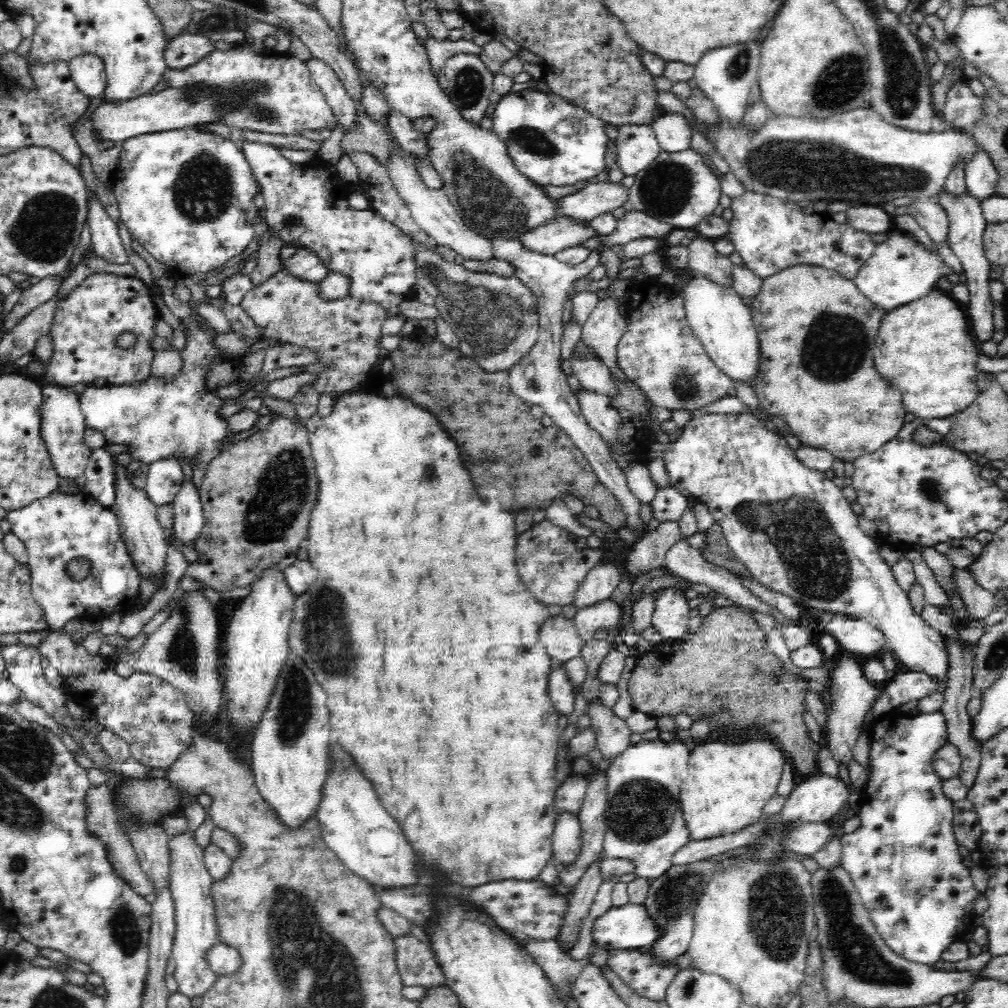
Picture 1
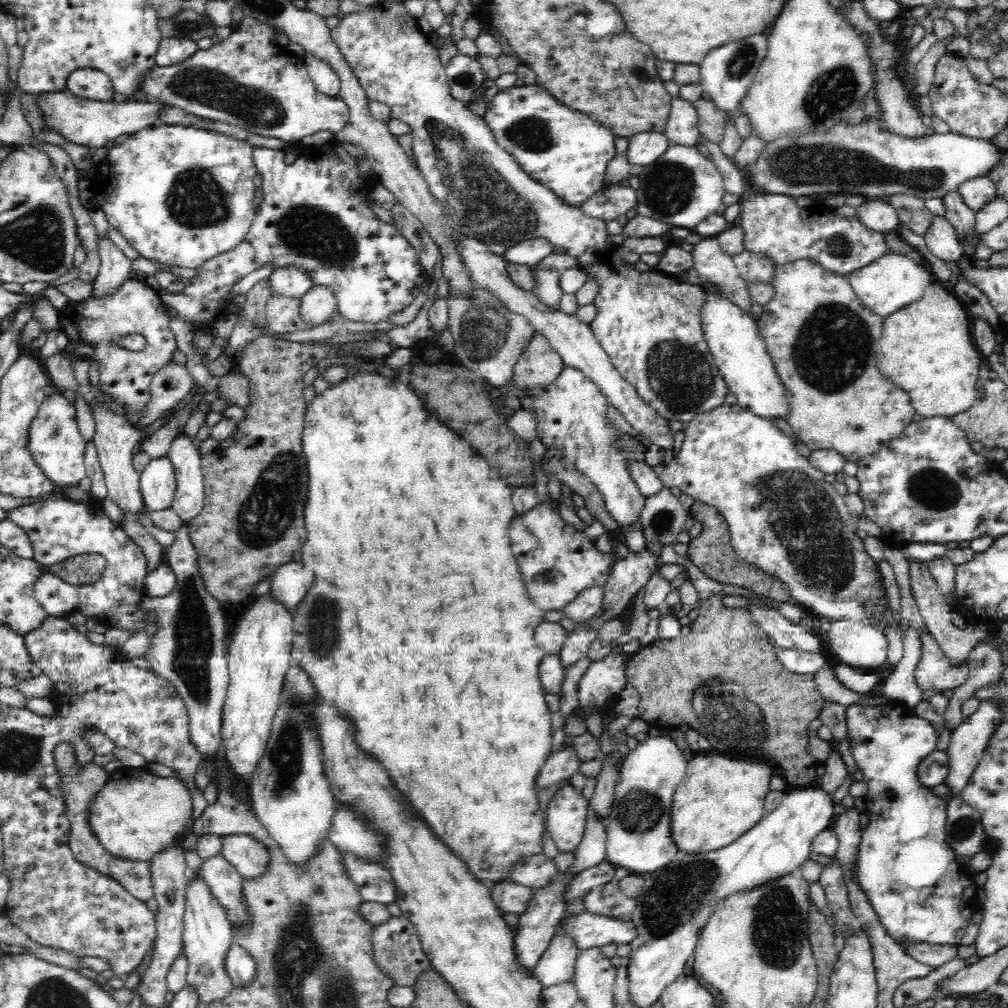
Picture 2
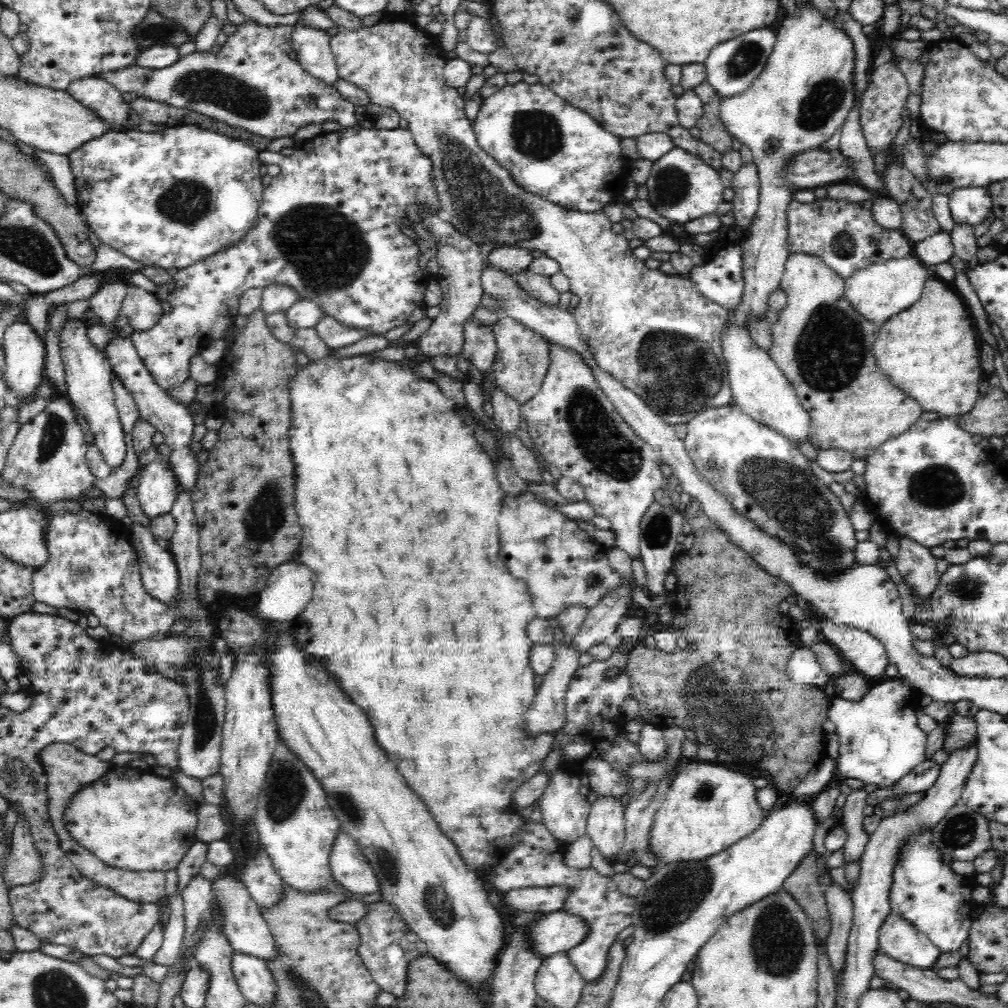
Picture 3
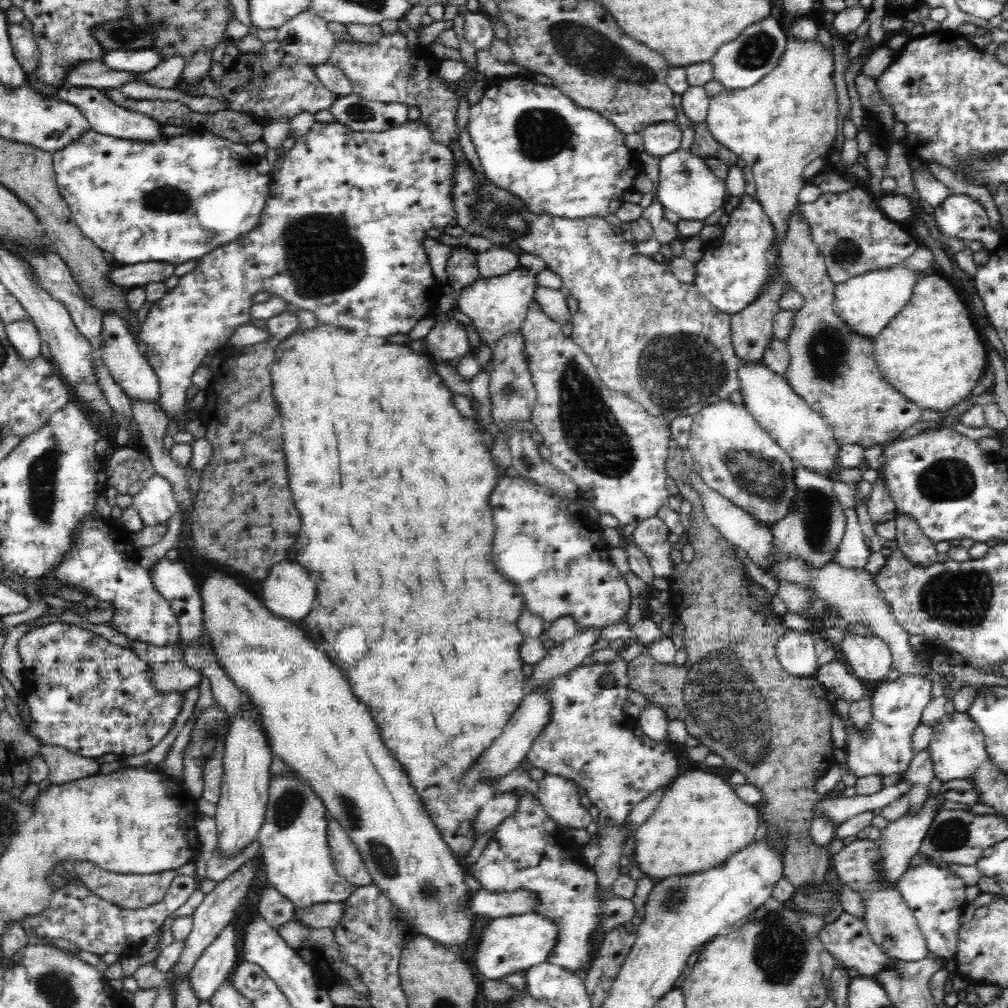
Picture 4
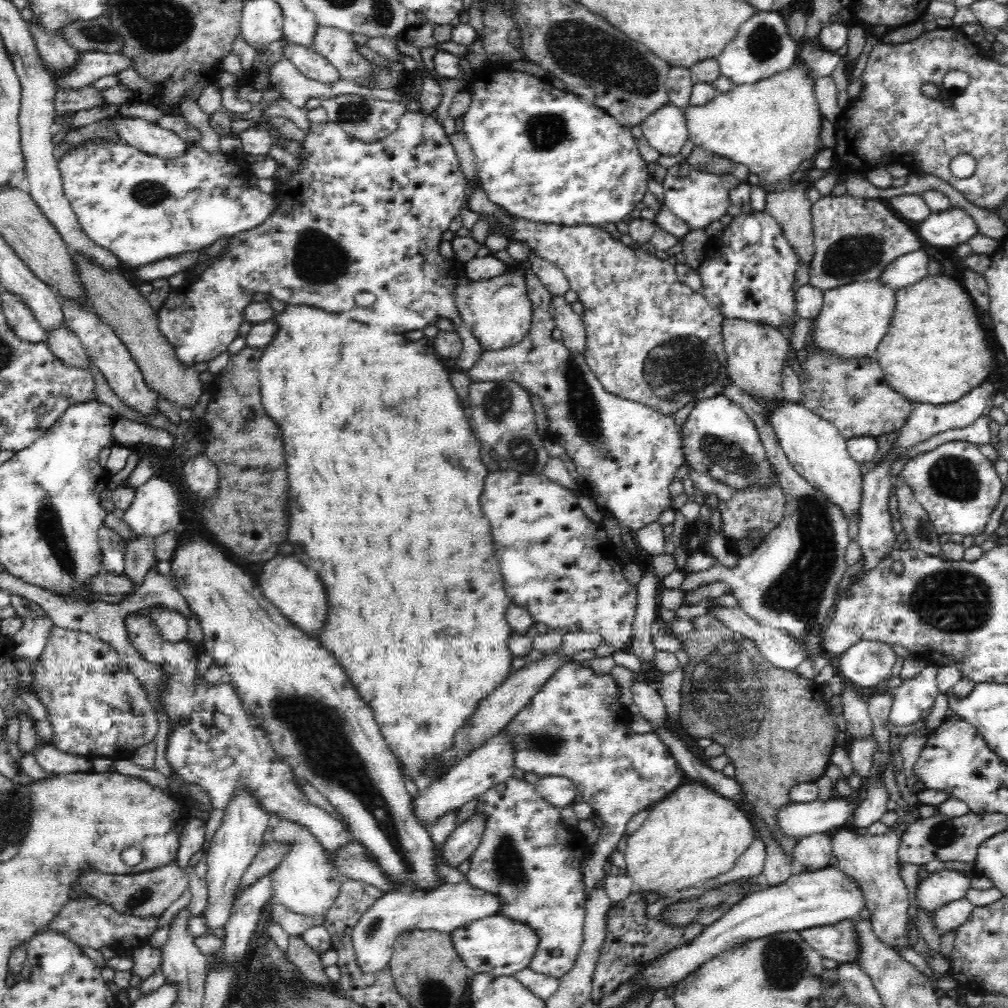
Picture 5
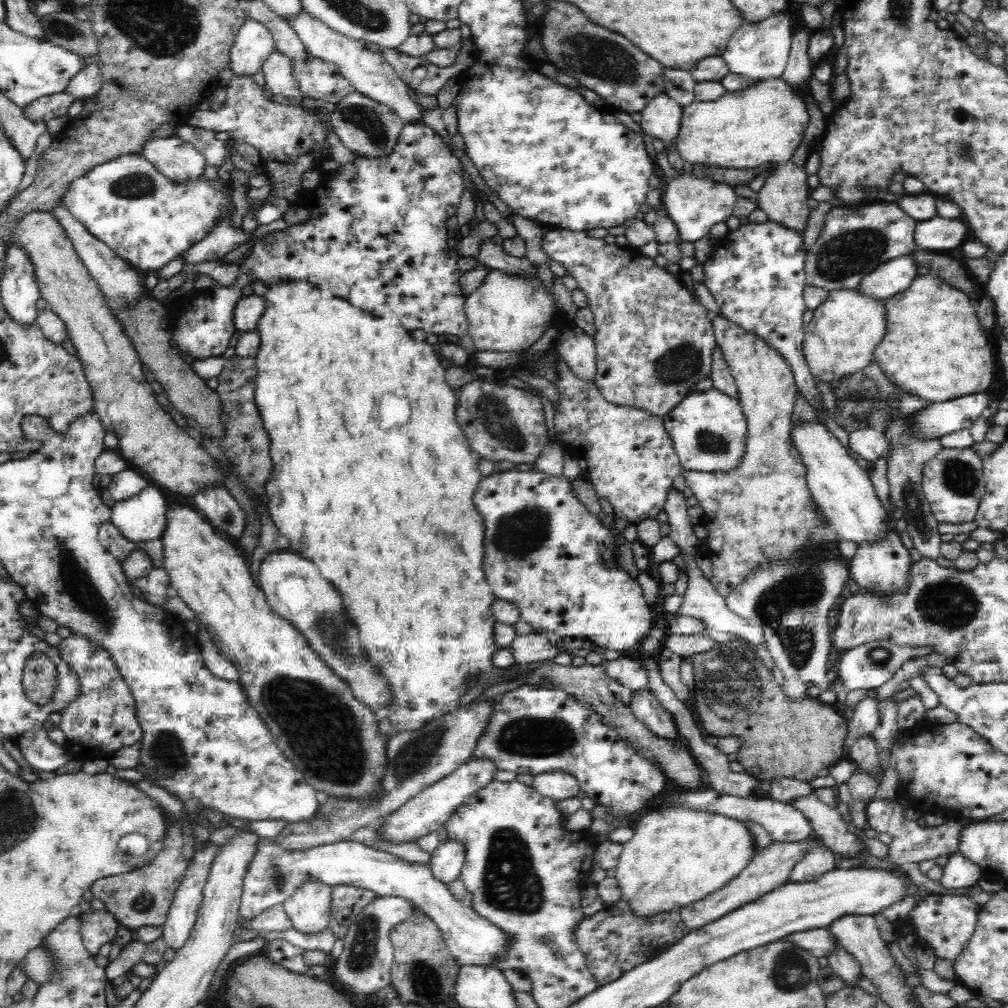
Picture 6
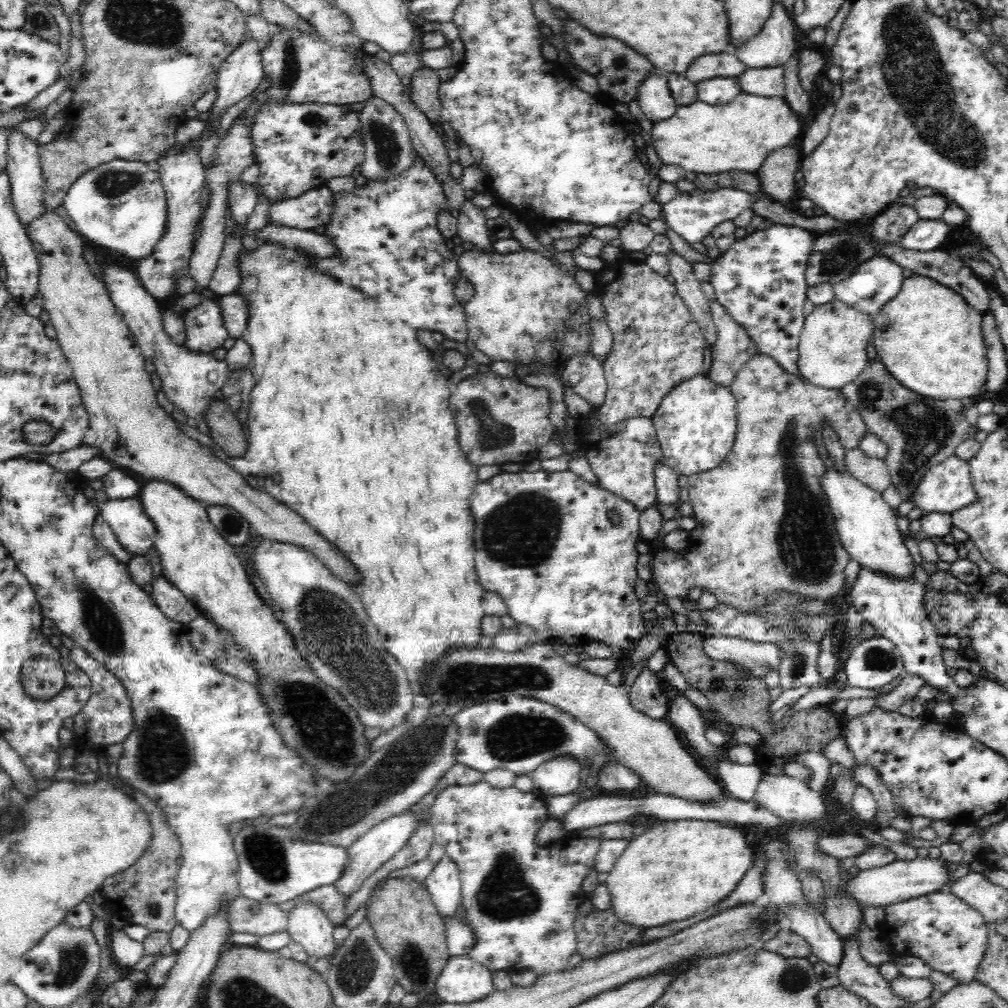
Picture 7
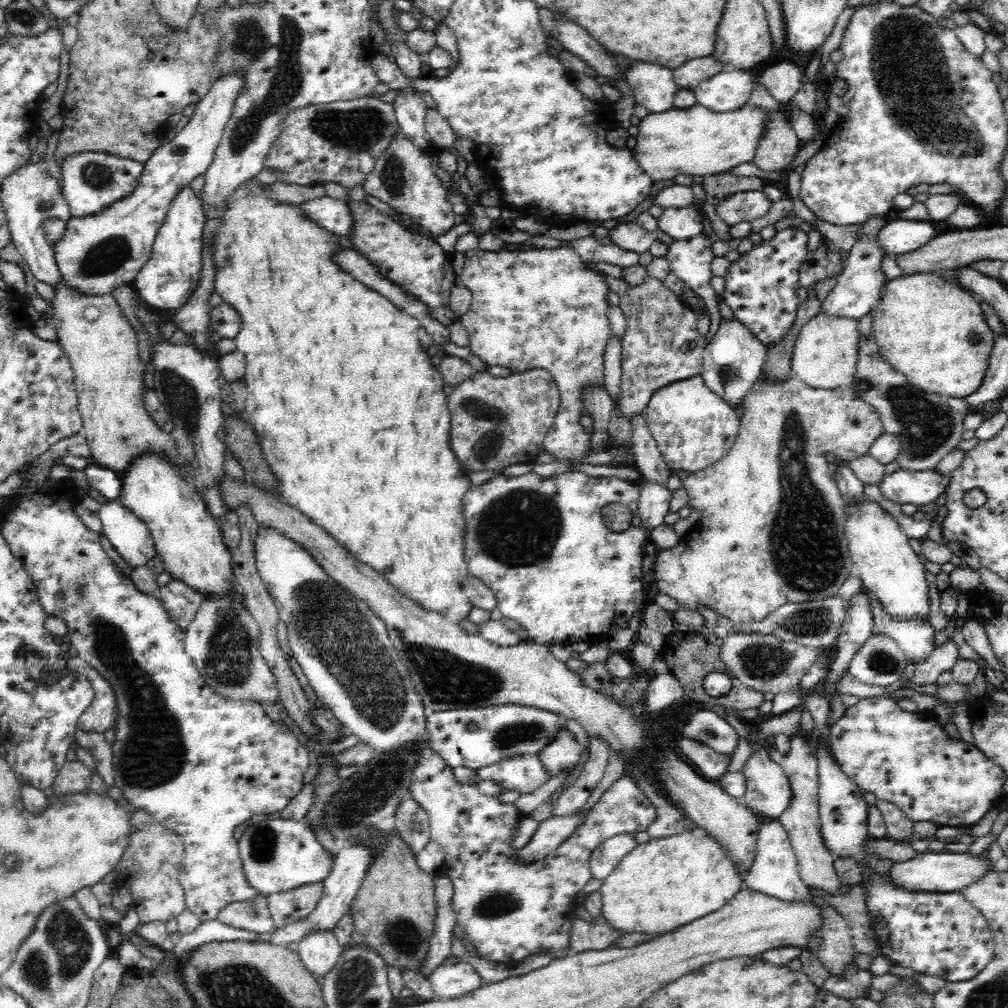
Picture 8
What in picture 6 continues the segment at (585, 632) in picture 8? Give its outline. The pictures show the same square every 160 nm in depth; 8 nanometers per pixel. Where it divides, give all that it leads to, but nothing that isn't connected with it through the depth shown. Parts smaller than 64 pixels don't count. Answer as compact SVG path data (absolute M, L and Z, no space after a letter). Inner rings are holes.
M539 470L494 471L483 477L474 506L484 518L484 576L492 586L494 597L518 608L519 620L530 624L533 632L561 636L586 636L606 650L632 650L649 634L652 611L643 598L637 579L632 579L618 565L617 539L632 522L615 511L611 527L602 524L594 513L578 501L572 483L563 474L551 476Z

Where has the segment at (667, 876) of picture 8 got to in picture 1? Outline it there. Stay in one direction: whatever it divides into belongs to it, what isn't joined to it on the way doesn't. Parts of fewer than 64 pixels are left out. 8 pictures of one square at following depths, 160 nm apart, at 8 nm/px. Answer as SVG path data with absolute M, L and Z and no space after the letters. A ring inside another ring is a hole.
M746 738L744 744L720 742L700 744L691 750L679 795L689 840L702 842L736 834L764 818L763 809L776 793L785 766L783 751L771 738Z

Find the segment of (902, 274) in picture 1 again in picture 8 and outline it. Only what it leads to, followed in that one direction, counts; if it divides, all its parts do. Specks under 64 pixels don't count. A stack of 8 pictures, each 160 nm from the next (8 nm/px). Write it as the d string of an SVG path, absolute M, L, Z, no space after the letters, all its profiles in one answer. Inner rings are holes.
M820 312L806 323L793 349L791 371L807 386L822 390L835 390L843 385L850 386L854 381L858 361L859 332L855 319Z

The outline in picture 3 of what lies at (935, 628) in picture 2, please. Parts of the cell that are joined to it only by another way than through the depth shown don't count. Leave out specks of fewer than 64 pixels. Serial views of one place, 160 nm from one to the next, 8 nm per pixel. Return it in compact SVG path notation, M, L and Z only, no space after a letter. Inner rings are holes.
M908 536L899 537L899 551L892 559L903 580L920 601L931 601L932 590L940 578L937 558L931 548L918 544Z

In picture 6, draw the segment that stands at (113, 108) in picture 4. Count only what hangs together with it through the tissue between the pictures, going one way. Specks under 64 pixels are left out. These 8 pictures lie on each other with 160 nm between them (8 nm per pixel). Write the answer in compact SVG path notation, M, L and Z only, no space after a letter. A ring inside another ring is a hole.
M178 136L149 139L141 154L173 183L197 179L207 166L204 155Z

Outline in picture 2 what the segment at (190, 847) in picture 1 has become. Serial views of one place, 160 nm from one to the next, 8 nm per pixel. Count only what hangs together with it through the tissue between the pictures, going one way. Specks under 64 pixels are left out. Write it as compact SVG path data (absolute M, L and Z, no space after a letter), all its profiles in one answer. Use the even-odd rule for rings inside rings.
M202 877L189 878L185 889L185 913L183 916L184 954L188 959L187 985L199 994L206 1004L225 999L233 989L232 979L225 969L225 955L232 946L232 929L224 907L220 905Z

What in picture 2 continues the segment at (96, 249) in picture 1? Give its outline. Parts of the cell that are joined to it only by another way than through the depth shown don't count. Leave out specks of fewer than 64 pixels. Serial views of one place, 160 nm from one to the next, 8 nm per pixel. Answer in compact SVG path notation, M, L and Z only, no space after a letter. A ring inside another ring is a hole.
M110 239L99 240L101 265L92 282L90 297L104 296L117 290L121 283L126 282L132 273L131 260L128 259Z

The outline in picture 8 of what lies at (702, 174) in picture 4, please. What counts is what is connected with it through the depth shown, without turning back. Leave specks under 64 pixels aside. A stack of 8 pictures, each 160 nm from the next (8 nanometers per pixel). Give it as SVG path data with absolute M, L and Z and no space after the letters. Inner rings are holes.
M763 189L739 192L725 198L716 207L718 216L729 227L738 222L751 223L770 212L773 202ZM691 207L665 208L657 218L658 229L672 240L690 239L701 232L701 217L698 209Z

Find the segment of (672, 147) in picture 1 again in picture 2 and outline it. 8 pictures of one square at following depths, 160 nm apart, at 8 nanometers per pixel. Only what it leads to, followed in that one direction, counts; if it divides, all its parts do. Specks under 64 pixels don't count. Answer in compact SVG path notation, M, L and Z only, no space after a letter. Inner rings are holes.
M680 97L673 98L669 116L665 131L669 142L682 146L697 146L698 116L693 103Z

